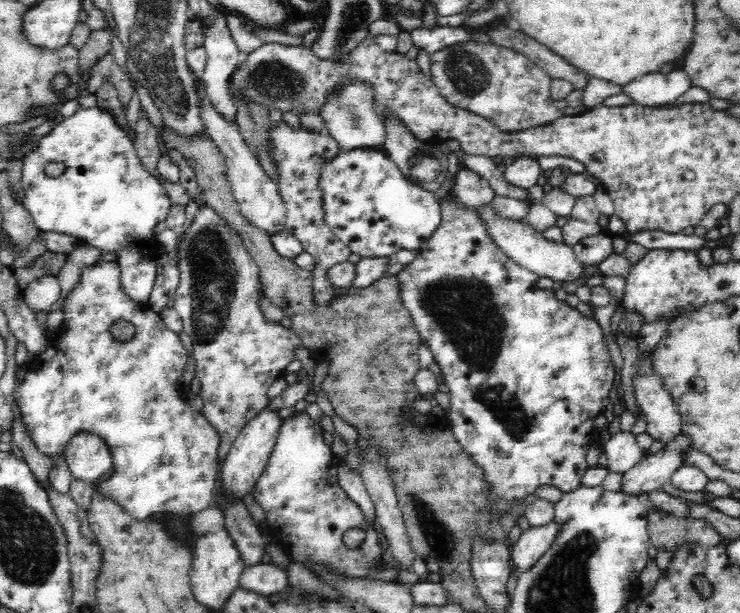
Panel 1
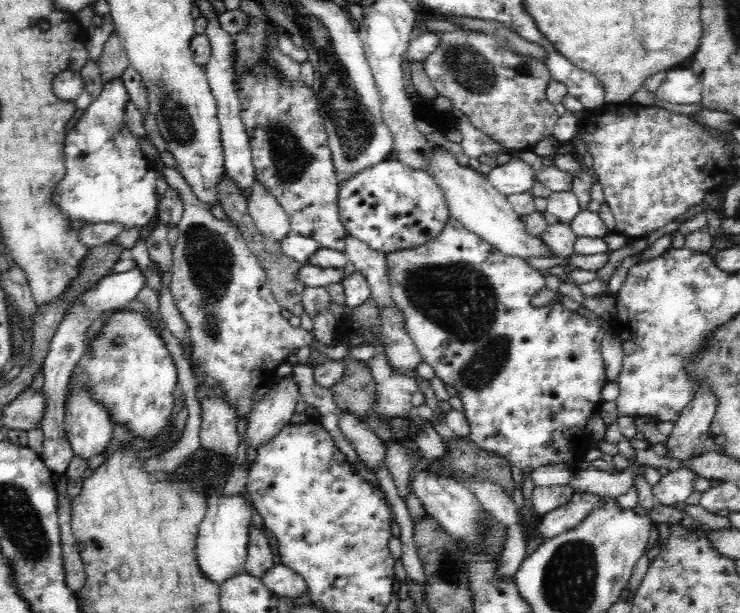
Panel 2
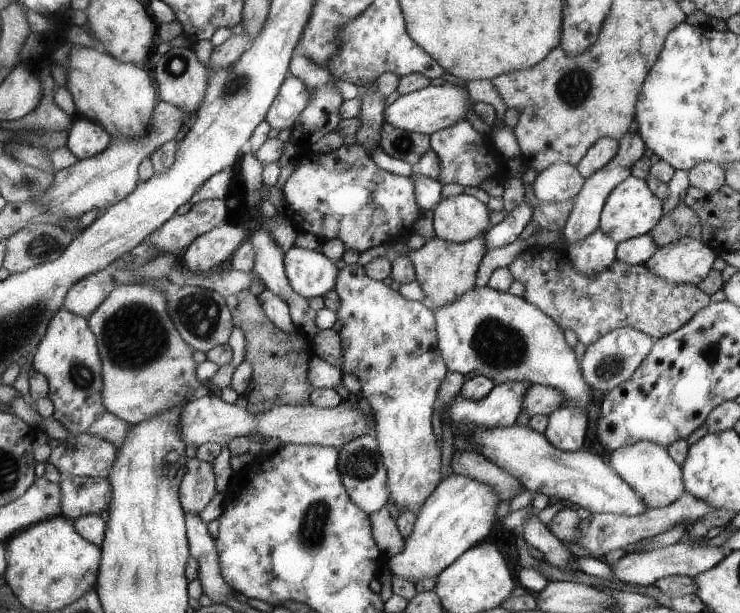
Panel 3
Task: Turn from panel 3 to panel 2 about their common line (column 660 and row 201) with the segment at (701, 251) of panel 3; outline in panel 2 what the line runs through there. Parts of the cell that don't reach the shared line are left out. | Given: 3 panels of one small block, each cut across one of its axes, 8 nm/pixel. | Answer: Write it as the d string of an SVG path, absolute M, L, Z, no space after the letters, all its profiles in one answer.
M258 179L251 184L251 194L247 198L248 214L255 221L262 236L280 242L290 232L288 213L268 194L264 184Z

